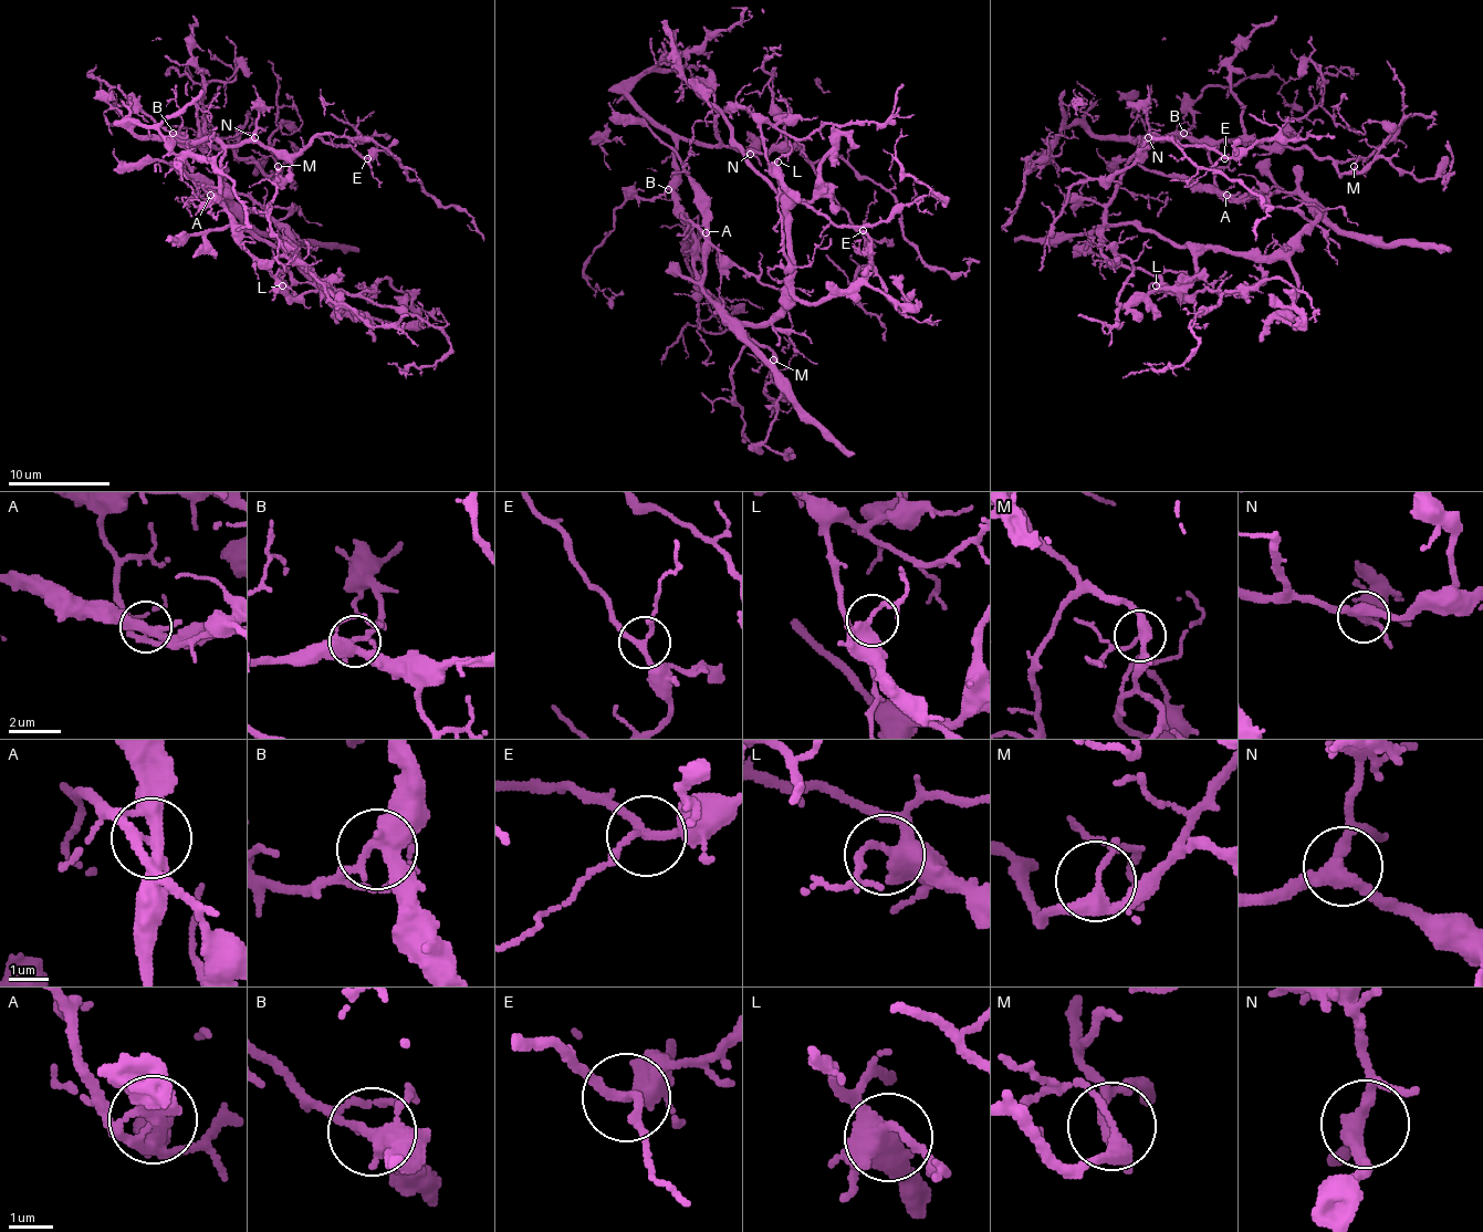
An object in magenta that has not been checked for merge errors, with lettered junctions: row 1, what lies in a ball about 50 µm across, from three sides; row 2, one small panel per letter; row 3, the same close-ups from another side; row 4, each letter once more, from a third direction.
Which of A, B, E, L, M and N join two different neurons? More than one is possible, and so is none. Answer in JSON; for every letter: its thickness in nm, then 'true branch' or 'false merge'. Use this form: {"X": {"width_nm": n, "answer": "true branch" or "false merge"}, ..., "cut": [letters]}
{"A": {"width_nm": 320, "answer": "false merge"}, "B": {"width_nm": 360, "answer": "true branch"}, "E": {"width_nm": 180, "answer": "true branch"}, "L": {"width_nm": 360, "answer": "true branch"}, "M": {"width_nm": 240, "answer": "true branch"}, "N": {"width_nm": 320, "answer": "true branch"}, "cut": ["A"]}

